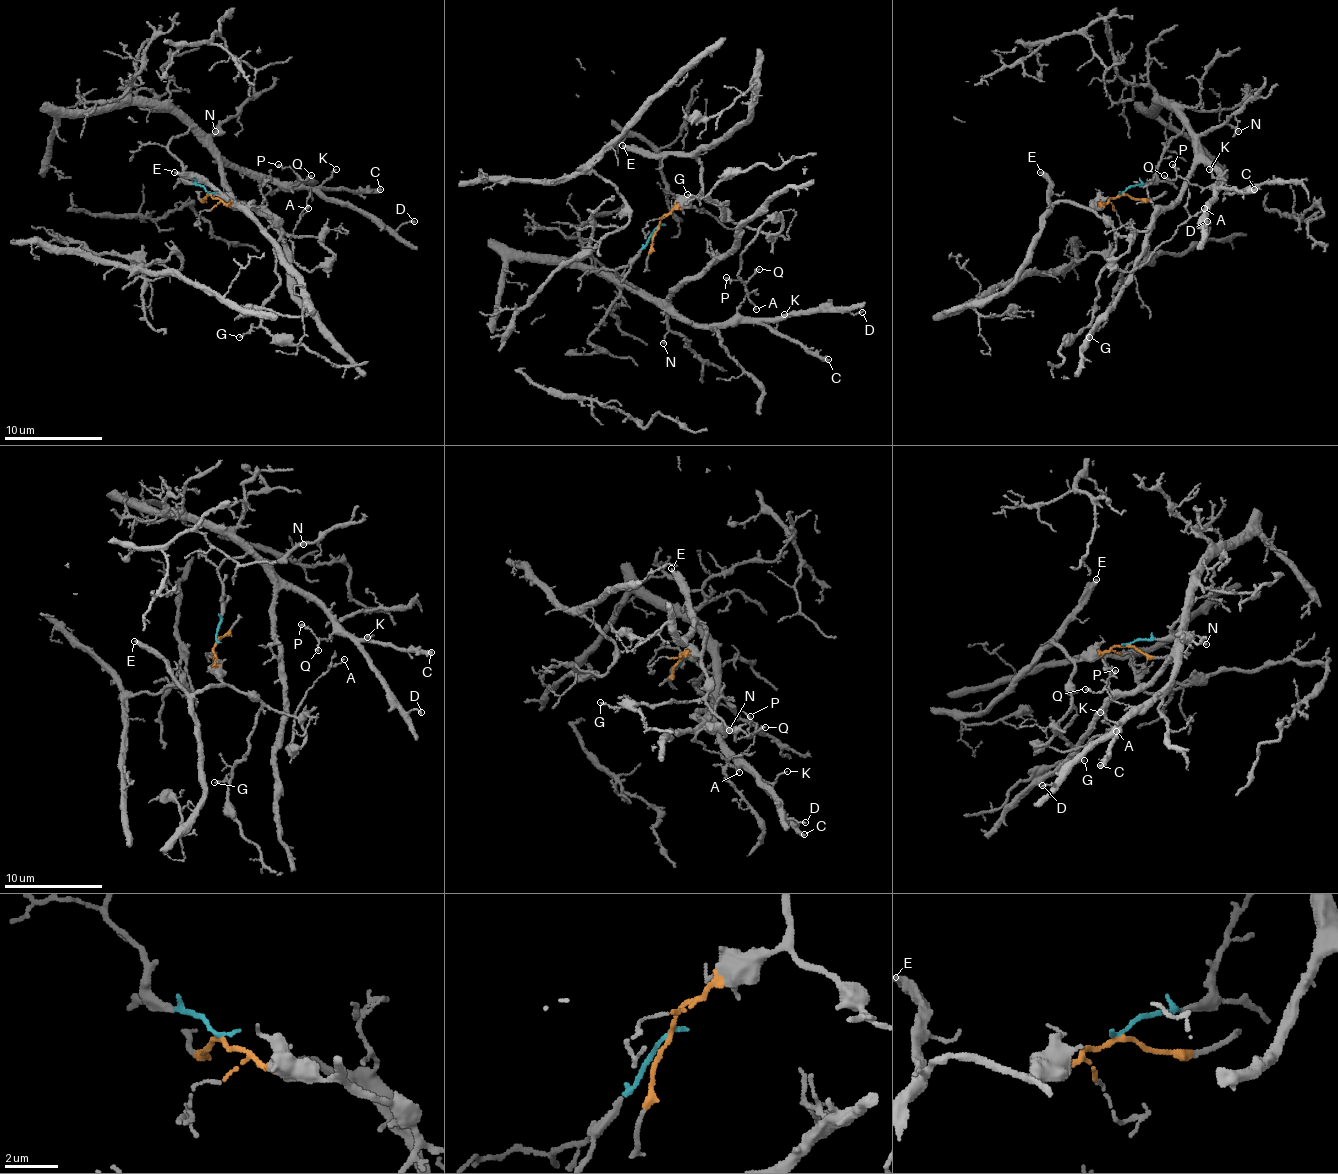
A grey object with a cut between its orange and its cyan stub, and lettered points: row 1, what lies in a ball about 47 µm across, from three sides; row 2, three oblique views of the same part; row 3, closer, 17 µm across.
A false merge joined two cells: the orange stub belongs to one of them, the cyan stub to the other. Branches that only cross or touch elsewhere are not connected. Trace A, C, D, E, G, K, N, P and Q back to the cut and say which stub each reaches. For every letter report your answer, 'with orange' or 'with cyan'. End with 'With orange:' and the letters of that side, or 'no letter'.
A: with orange
C: with cyan
D: with cyan
E: with orange
G: with orange
K: with cyan
N: with cyan
P: with cyan
Q: with cyan
With orange: A, E, G

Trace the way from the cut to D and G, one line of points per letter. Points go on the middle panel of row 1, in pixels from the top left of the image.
D: (657, 225), (640, 252), (616, 272), (692, 323), (767, 323), (777, 316), (809, 311), (863, 311)
G: (657, 225), (674, 208), (684, 208), (696, 196), (704, 196), (728, 218), (723, 221), (726, 201), (687, 194)

